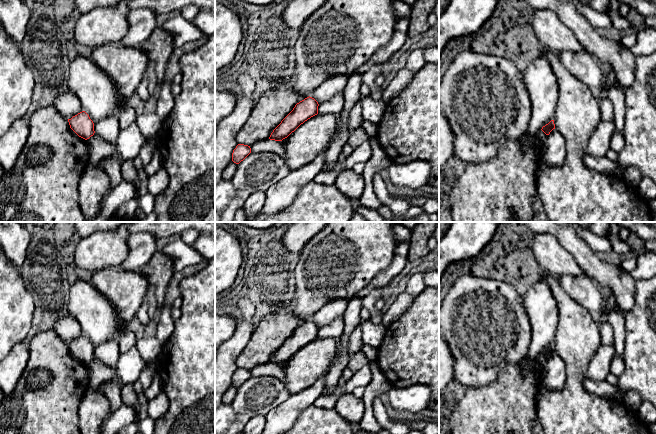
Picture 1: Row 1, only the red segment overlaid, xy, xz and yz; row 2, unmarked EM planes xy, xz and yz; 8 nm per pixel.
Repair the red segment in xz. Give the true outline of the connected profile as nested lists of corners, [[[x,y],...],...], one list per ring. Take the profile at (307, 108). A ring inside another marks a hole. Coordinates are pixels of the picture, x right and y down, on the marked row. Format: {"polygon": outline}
{"polygon": [[[307,97],[295,105],[293,110],[273,130],[269,139],[282,141],[294,132],[301,124],[318,114],[318,102]]]}

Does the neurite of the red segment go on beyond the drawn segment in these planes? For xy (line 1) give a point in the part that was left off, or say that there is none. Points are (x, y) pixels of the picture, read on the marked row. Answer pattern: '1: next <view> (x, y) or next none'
1: next none

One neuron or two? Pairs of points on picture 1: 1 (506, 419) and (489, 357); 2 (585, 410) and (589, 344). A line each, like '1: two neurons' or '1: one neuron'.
1: two neurons
2: one neuron

